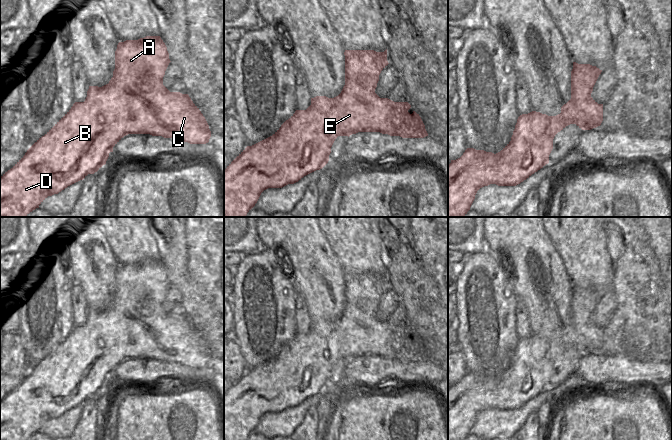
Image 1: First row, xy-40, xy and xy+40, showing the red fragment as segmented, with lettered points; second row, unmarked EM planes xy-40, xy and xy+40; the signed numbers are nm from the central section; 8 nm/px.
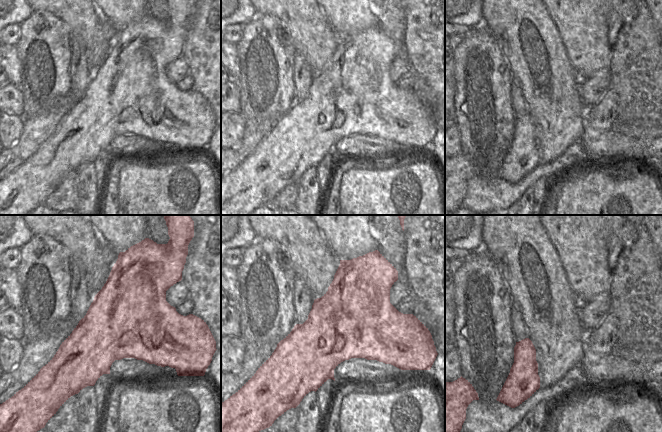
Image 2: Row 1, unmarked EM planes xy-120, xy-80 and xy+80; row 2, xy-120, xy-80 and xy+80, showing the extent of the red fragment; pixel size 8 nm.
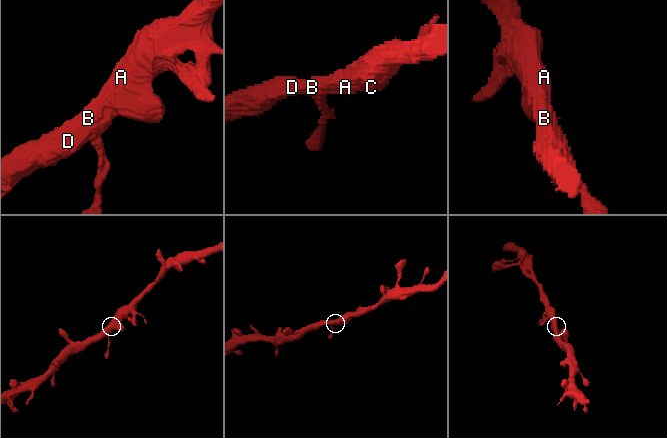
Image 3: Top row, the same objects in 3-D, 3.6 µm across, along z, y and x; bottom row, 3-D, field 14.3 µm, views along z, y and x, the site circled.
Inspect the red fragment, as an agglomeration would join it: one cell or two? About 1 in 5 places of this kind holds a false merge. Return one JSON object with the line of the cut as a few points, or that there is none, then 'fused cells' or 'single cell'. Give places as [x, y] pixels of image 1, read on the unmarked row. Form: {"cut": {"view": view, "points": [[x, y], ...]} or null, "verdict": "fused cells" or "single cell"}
{"cut": null, "verdict": "single cell"}

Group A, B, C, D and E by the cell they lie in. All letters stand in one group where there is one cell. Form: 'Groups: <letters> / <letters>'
Groups: A B C D E.

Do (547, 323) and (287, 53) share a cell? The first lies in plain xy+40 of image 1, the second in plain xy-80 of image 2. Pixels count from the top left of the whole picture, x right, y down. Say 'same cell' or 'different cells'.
different cells

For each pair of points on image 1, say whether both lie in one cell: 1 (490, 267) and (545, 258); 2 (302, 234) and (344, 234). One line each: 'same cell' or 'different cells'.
1: different cells
2: different cells

